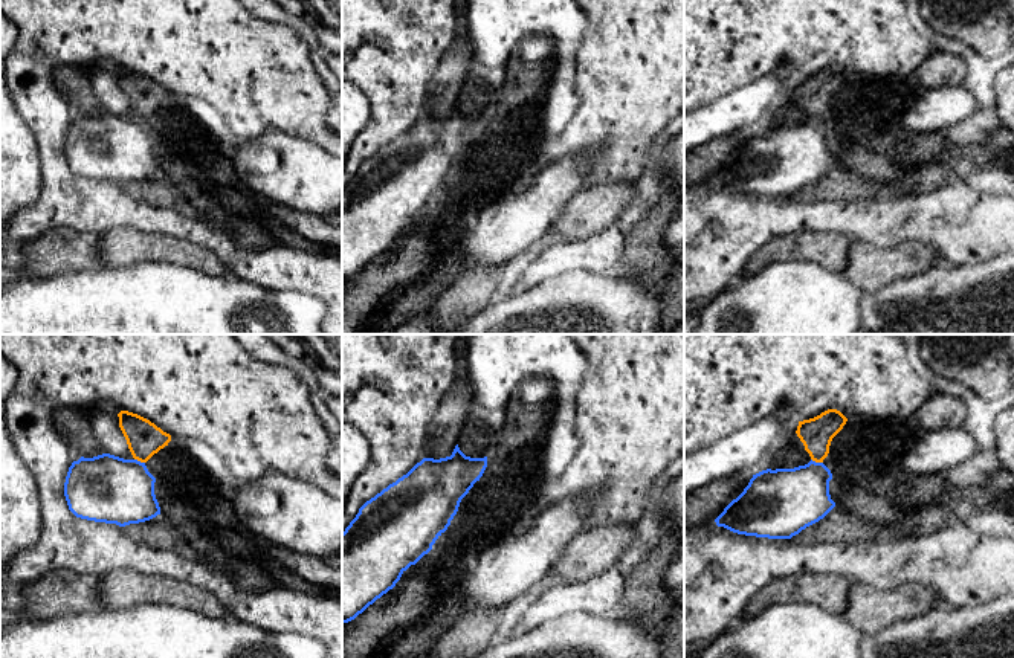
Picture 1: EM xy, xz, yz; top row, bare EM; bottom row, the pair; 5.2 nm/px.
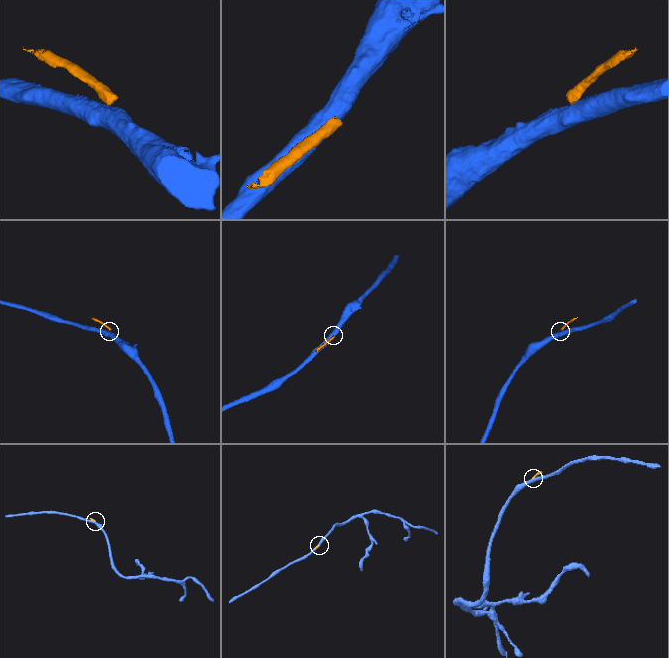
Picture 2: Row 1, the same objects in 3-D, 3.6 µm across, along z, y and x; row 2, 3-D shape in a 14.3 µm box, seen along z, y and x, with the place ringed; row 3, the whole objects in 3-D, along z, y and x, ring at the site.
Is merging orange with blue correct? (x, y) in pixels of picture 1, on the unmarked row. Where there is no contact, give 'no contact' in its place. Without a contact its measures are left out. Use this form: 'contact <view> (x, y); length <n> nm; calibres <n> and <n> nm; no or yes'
contact yz (817, 119); length 70 nm; calibres 170 and 340 nm; no

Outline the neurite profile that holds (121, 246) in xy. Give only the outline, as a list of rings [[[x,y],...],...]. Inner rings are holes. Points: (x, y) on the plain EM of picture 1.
[[[115,227],[99,235],[99,258],[104,267],[154,261],[197,269],[214,276],[231,273],[212,250],[200,244],[133,227]]]

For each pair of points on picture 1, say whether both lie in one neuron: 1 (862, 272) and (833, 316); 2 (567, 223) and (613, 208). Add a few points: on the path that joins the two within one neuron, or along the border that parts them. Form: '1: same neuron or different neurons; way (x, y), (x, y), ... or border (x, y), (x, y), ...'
1: different neurons; border (843, 272), (863, 290)
2: same neuron; way (578, 222), (587, 212), (602, 208)

